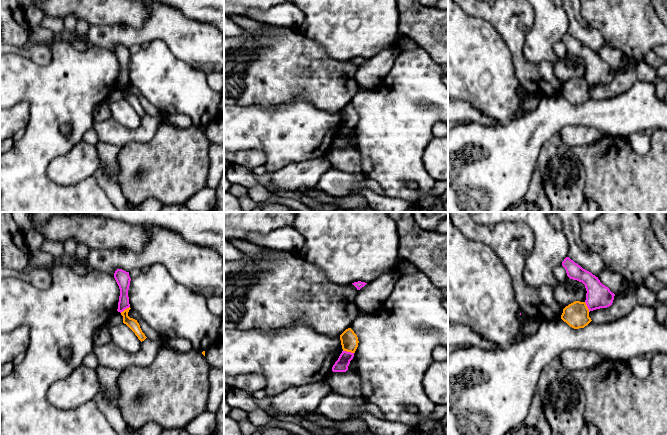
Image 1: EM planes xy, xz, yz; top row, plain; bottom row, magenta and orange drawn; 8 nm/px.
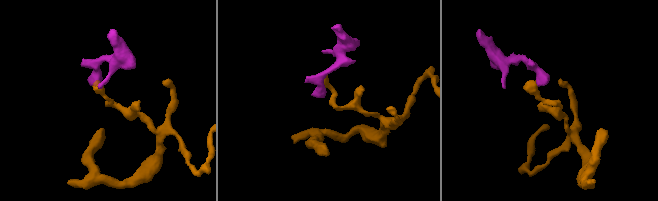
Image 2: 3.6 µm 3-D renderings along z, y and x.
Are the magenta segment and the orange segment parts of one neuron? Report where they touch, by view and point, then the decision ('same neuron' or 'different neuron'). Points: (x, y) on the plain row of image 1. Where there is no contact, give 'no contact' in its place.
contact xz (348, 128); different neuron

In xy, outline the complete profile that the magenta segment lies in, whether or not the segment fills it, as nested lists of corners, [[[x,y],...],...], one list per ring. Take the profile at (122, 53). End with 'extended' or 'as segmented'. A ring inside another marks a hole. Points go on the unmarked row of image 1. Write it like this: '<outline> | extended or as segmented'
[[[117,45],[114,49],[114,54],[120,65],[120,72],[118,78],[118,88],[123,88],[125,85],[130,83],[128,66],[130,62],[131,54],[129,48],[126,48],[122,45]]] | as segmented

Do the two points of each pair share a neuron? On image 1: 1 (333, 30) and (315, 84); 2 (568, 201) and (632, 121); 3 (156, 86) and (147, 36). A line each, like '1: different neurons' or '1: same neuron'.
1: different neurons
2: different neurons
3: different neurons

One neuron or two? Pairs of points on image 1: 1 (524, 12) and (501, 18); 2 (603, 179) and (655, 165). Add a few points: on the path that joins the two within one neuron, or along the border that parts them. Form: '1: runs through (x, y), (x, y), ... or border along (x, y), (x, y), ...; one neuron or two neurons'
1: runs through (518, 17), (507, 17); one neuron
2: runs through (616, 179), (642, 178); one neuron

